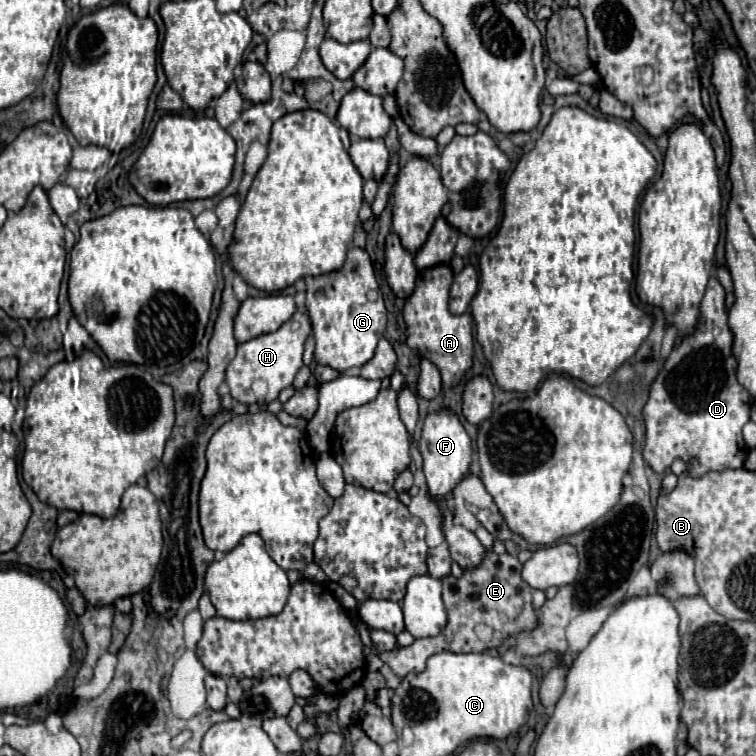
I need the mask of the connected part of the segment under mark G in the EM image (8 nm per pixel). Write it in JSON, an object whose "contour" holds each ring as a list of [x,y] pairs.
{"contour":[[[348,248],[346,262],[340,270],[320,276],[306,276],[306,308],[312,320],[312,332],[316,340],[314,358],[322,366],[330,366],[344,372],[352,366],[364,366],[378,340],[386,330],[386,308],[374,276],[372,262],[366,250]]]}

